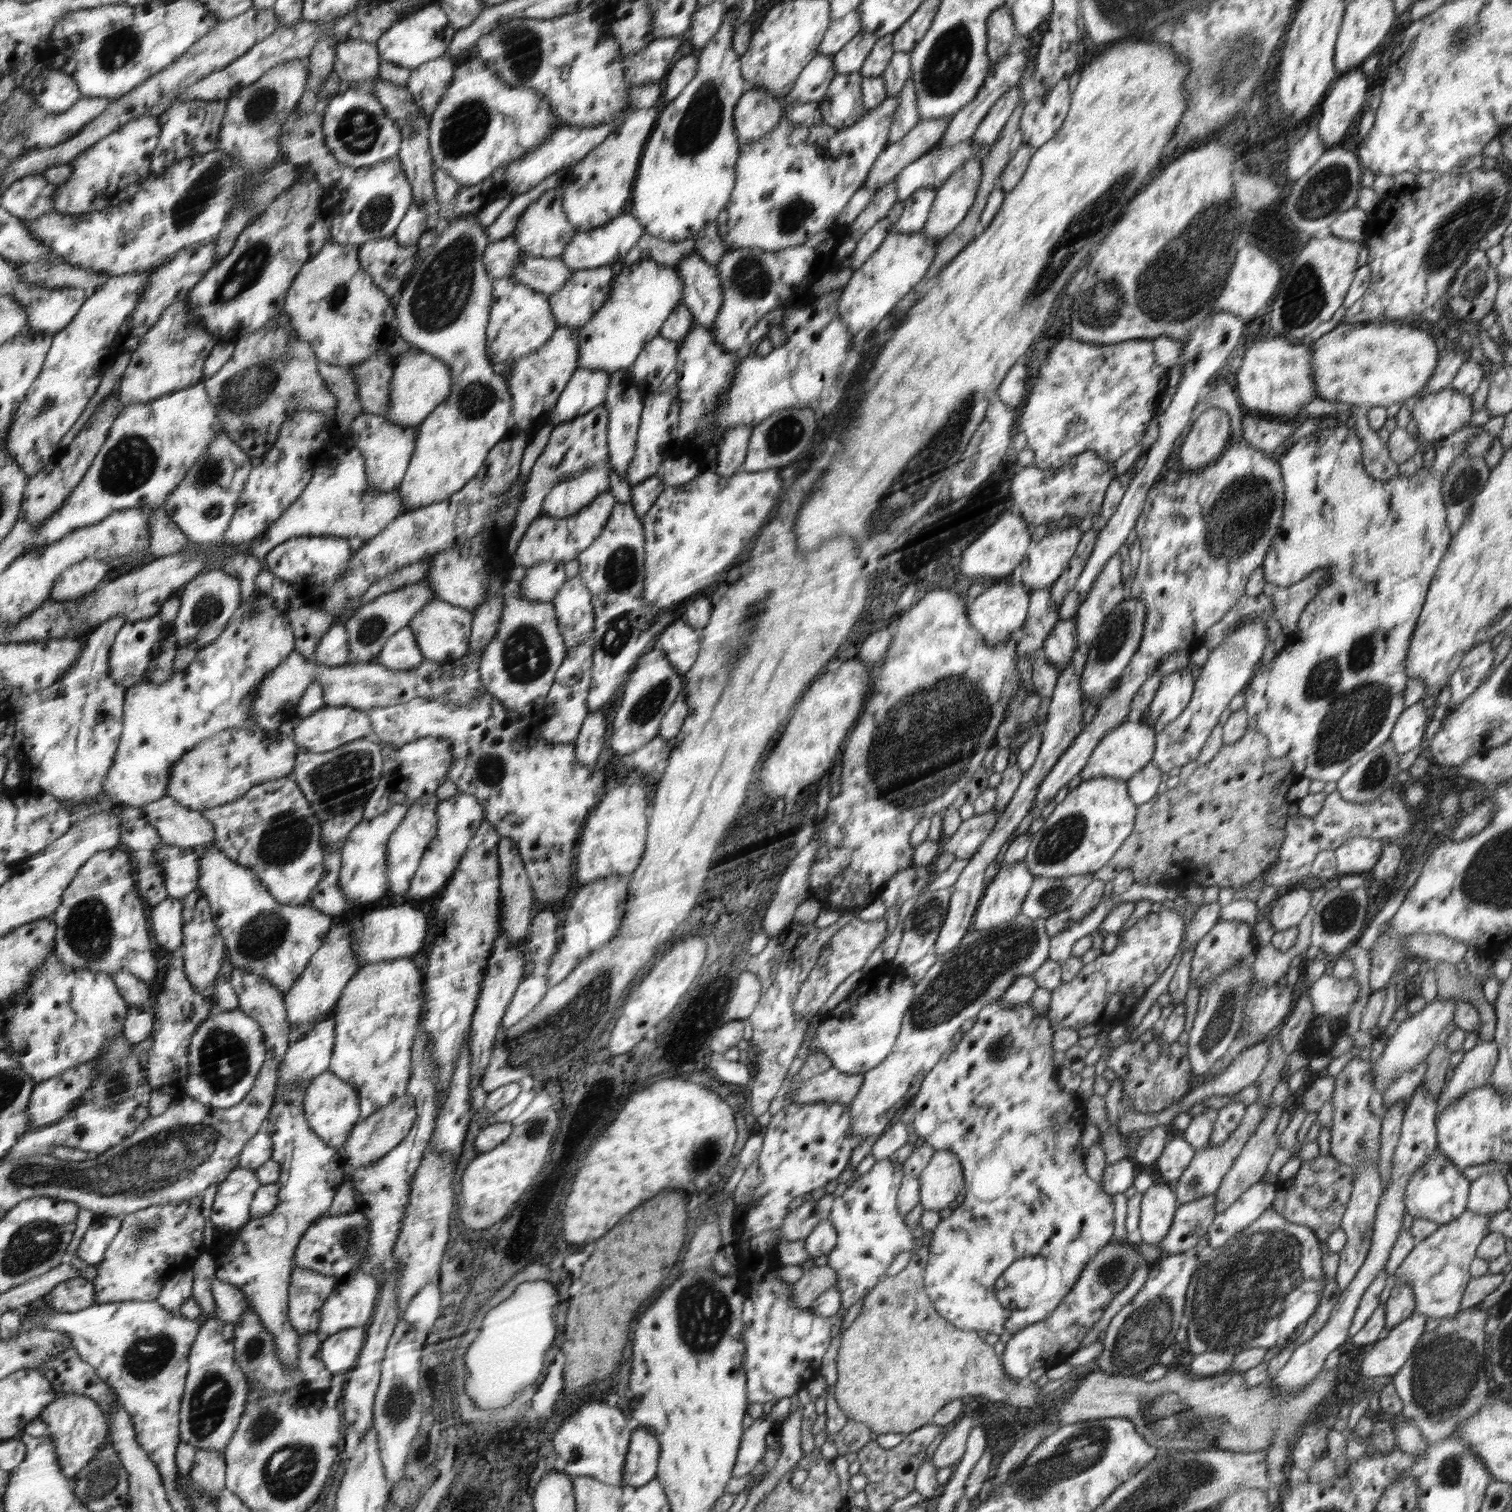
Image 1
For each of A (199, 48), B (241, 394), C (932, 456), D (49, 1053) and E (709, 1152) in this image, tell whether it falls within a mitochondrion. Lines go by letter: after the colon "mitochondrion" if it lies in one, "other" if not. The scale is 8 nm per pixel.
A: other
B: mitochondrion
C: mitochondrion
D: other
E: mitochondrion

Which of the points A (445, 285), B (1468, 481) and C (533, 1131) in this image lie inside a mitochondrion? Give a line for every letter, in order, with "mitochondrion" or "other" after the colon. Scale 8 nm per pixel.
A: mitochondrion
B: mitochondrion
C: mitochondrion

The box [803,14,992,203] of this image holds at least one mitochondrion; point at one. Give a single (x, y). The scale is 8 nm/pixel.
(947, 61)

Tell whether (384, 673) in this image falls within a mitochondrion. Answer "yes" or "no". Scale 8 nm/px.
no

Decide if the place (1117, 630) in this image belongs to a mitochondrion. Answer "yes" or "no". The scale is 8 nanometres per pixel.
yes

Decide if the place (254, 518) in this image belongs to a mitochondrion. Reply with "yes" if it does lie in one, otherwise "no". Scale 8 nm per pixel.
no

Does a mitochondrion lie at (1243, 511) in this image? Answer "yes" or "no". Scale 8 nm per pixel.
yes

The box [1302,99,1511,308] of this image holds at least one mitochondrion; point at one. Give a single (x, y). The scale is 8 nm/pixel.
(1460, 227)

